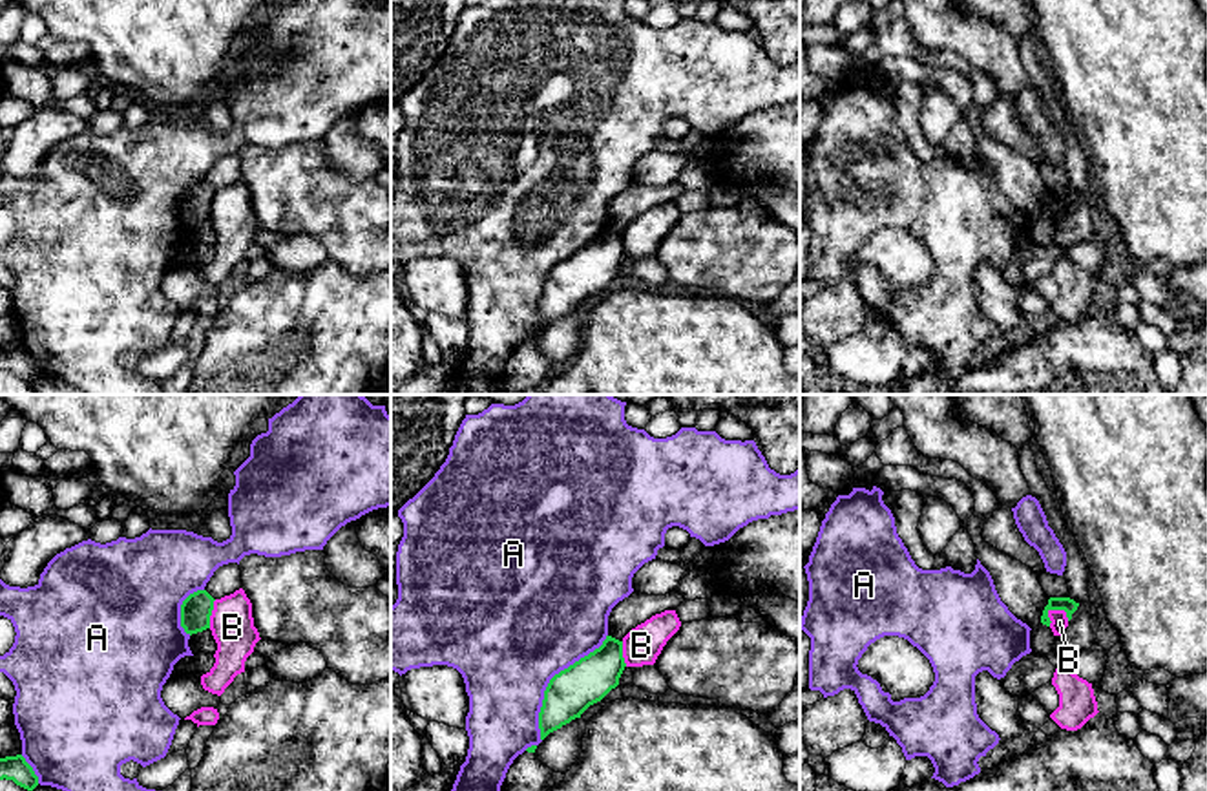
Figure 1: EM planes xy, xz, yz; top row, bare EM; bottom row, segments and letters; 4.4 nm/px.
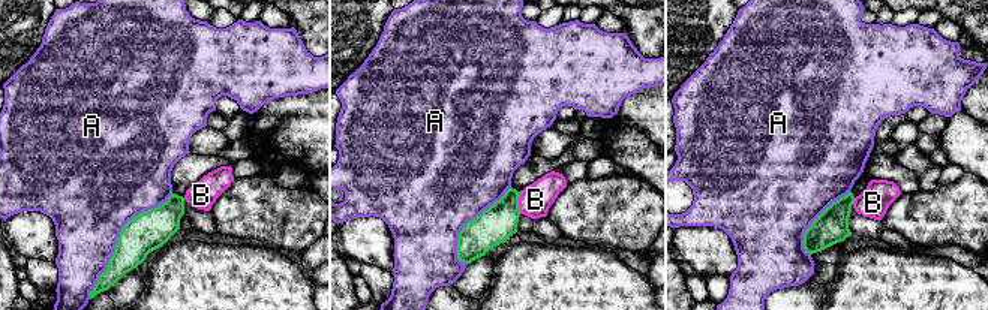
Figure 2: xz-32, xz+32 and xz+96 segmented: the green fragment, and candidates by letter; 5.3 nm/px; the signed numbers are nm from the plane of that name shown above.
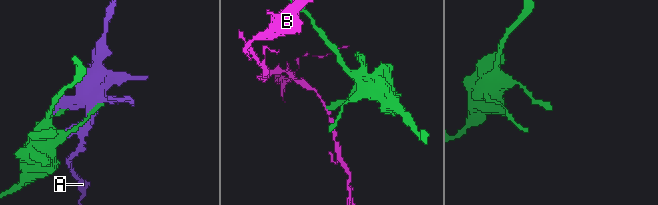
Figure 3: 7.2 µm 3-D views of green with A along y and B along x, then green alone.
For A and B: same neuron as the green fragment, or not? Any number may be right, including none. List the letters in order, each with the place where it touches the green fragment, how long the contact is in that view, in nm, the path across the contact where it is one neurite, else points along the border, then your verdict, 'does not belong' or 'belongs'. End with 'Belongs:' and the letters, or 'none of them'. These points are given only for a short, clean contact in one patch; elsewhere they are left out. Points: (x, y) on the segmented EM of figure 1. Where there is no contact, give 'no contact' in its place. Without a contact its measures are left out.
A: meets green in xz at (550, 680); contact 550 nm long; does not belong
B: meets green in yz at (1060, 609); contact 110 nm long; border along yz (1047, 611), (1063, 611), (1069, 620); does not belong
Belongs: none of them

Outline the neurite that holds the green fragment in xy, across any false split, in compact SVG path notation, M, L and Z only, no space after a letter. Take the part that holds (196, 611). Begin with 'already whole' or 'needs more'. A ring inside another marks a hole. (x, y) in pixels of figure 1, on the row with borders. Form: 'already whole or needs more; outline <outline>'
already whole; outline M206 590L190 594L181 605L181 627L186 634L197 634L210 628L214 597Z

